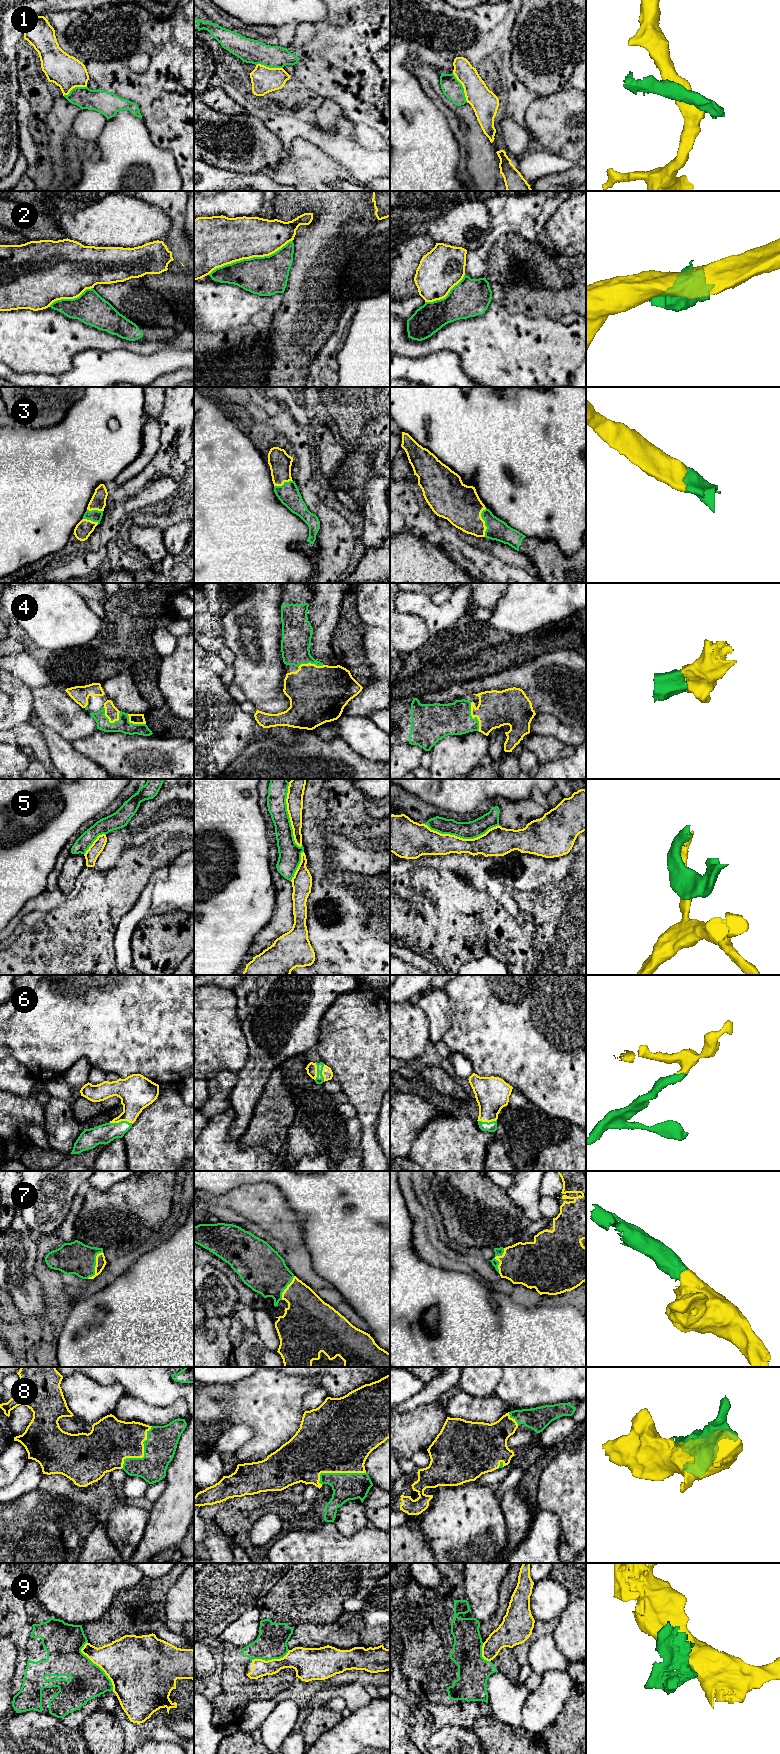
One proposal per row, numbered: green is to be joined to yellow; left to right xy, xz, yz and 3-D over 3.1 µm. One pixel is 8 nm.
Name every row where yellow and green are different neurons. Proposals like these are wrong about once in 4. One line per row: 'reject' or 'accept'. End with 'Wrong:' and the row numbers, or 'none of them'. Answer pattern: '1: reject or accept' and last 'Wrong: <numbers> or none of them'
1: reject
2: reject
3: accept
4: accept
5: reject
6: accept
7: accept
8: accept
9: reject
Wrong: 1, 2, 5, 9

